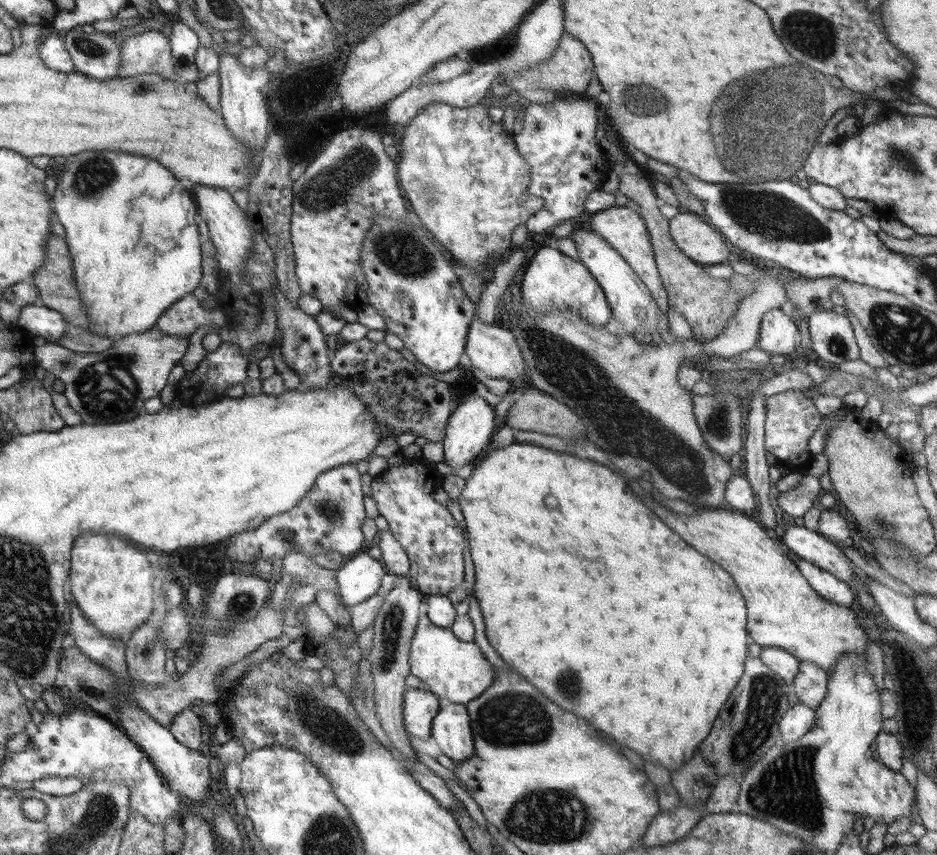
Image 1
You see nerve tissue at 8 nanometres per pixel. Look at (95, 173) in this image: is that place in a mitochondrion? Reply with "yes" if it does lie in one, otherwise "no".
yes

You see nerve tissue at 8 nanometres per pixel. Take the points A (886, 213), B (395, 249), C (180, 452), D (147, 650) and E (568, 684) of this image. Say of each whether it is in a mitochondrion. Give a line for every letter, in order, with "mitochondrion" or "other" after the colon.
A: other
B: mitochondrion
C: other
D: mitochondrion
E: mitochondrion

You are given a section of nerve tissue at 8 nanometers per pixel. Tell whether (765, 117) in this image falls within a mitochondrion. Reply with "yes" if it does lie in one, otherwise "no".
yes

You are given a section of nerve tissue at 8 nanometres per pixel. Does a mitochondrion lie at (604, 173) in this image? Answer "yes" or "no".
no

